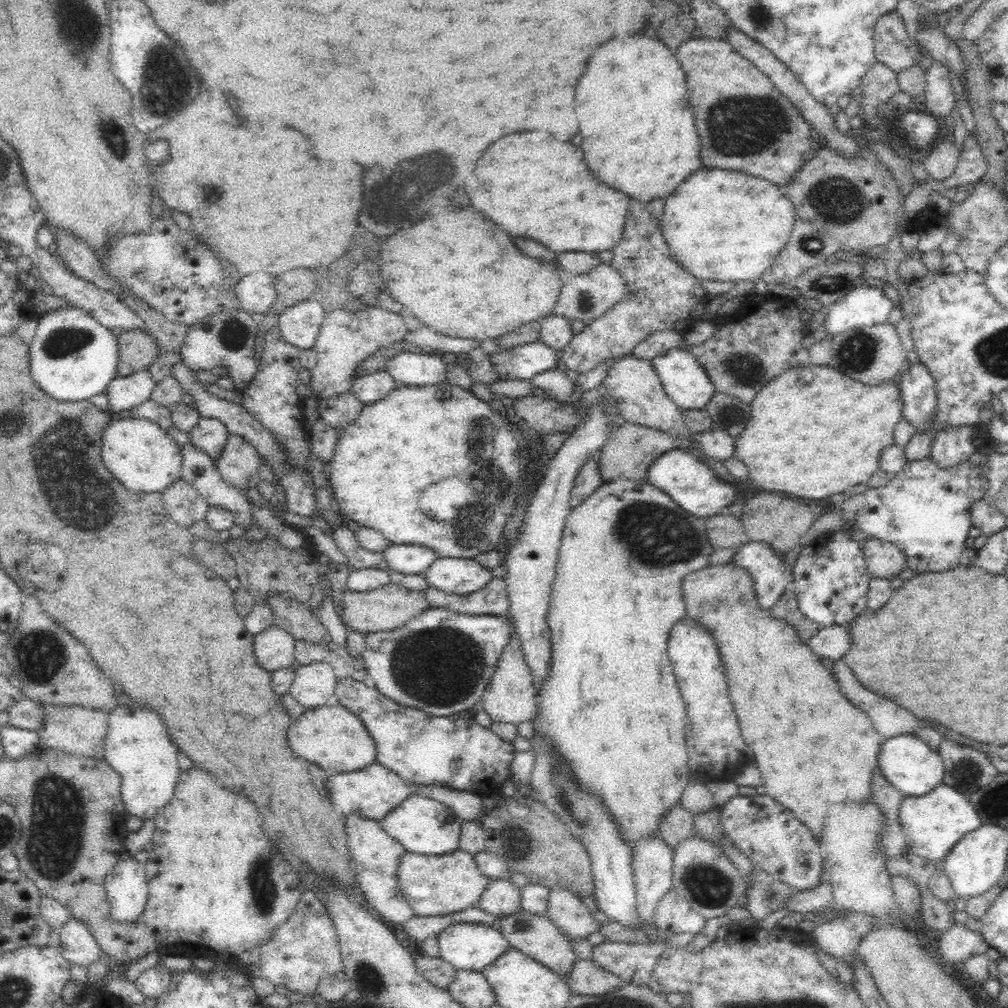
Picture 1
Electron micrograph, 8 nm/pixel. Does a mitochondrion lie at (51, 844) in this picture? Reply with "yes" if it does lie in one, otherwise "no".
yes

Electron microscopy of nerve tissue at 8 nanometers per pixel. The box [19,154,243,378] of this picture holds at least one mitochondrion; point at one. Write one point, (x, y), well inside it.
(63, 342)

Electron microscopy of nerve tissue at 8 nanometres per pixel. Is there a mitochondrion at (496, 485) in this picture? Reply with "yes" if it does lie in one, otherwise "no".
yes

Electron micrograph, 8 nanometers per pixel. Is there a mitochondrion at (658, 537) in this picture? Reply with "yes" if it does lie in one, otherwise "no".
yes

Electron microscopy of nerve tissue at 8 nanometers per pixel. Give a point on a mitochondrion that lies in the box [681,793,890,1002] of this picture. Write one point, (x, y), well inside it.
(768, 894)

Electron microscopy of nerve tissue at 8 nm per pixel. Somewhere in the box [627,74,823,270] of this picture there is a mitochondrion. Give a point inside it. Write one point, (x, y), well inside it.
(749, 127)

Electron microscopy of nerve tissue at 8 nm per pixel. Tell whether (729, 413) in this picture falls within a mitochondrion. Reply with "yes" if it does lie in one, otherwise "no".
yes

